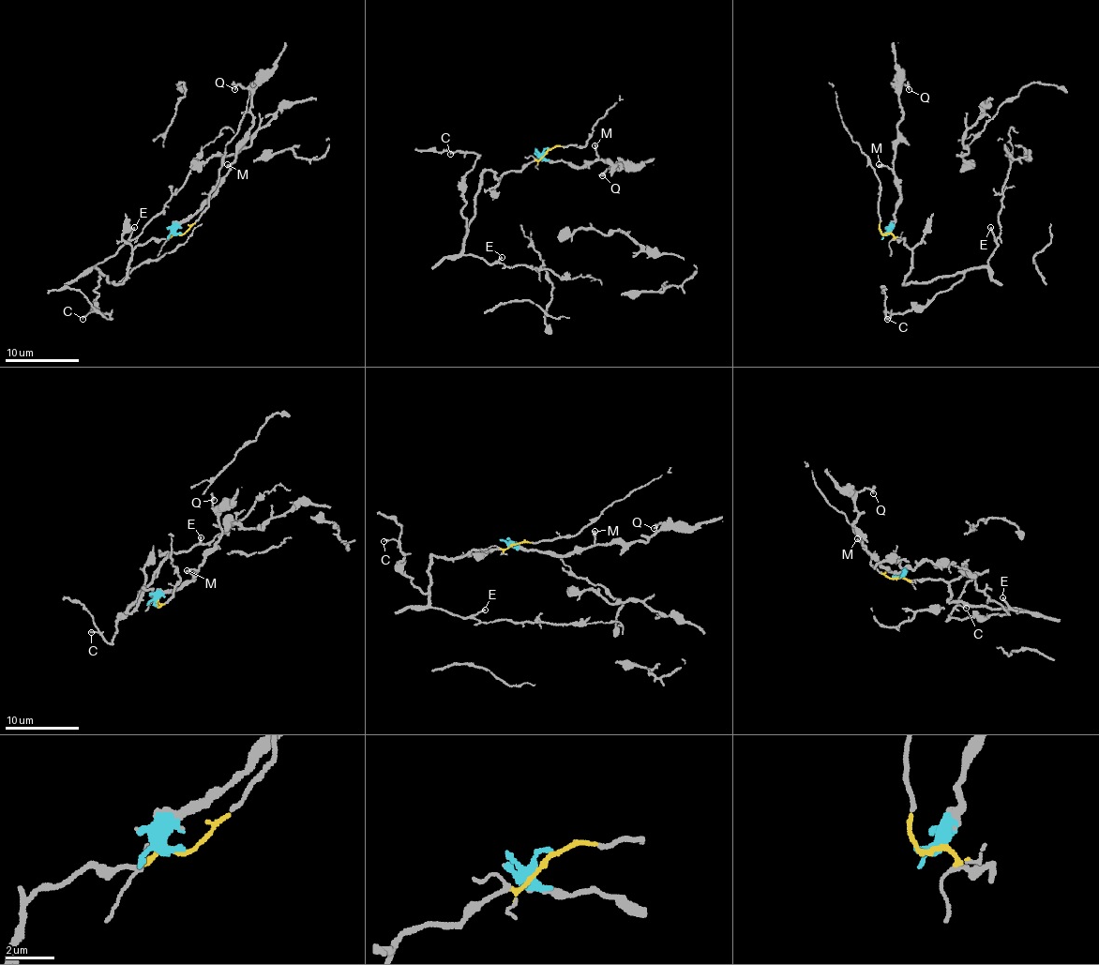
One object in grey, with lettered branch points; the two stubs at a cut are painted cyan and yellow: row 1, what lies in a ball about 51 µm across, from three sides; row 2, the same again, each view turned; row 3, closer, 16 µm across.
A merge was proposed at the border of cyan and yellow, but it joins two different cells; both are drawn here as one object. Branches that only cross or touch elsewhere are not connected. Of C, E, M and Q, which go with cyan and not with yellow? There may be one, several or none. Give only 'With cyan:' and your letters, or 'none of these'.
With cyan: M, Q

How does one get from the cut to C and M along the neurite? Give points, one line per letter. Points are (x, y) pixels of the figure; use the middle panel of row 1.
C: (549, 148), (539, 159), (501, 178), (486, 171), (467, 230), (461, 215), (463, 180), (476, 154), (450, 154)
M: (549, 148), (543, 154), (547, 159), (583, 167), (596, 158), (594, 144)

